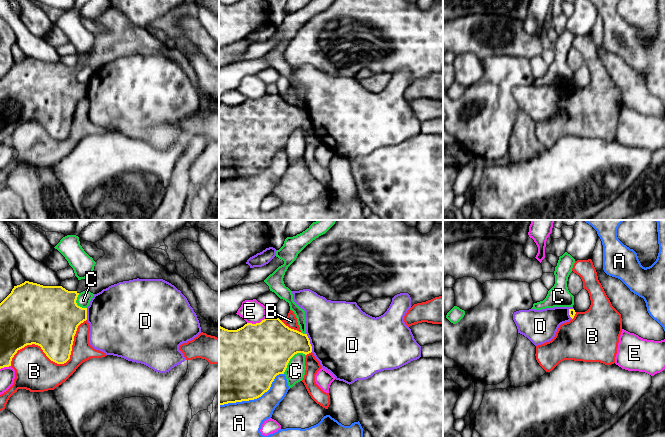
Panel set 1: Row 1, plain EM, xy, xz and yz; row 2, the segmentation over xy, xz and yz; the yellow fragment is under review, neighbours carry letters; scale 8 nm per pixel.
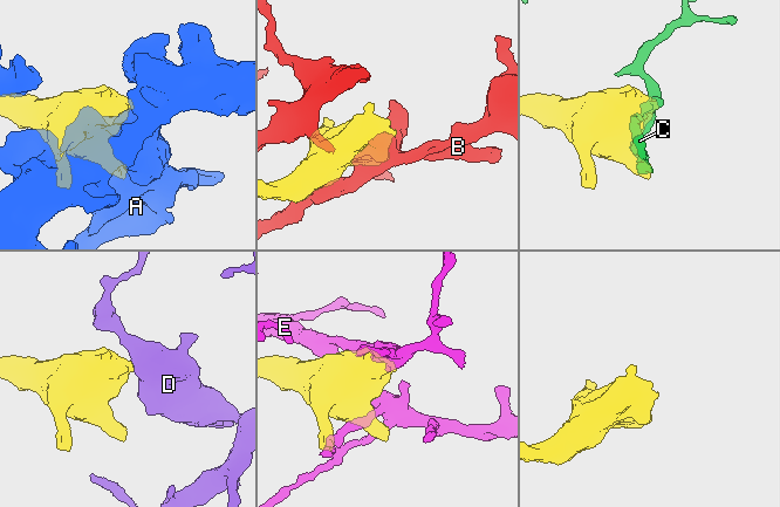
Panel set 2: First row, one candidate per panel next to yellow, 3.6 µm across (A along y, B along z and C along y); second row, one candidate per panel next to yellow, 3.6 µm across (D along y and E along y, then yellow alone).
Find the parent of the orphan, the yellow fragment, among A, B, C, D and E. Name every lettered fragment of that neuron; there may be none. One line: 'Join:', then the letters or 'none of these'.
Join: none of these

